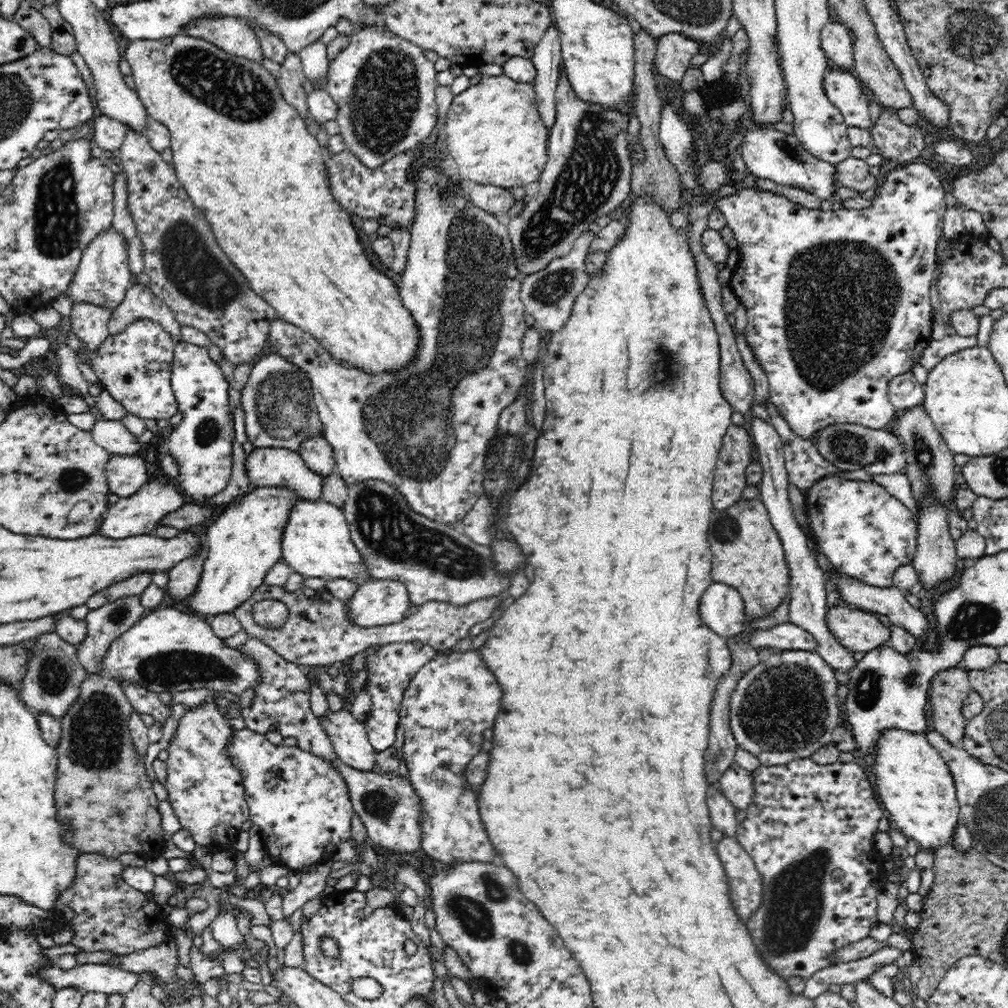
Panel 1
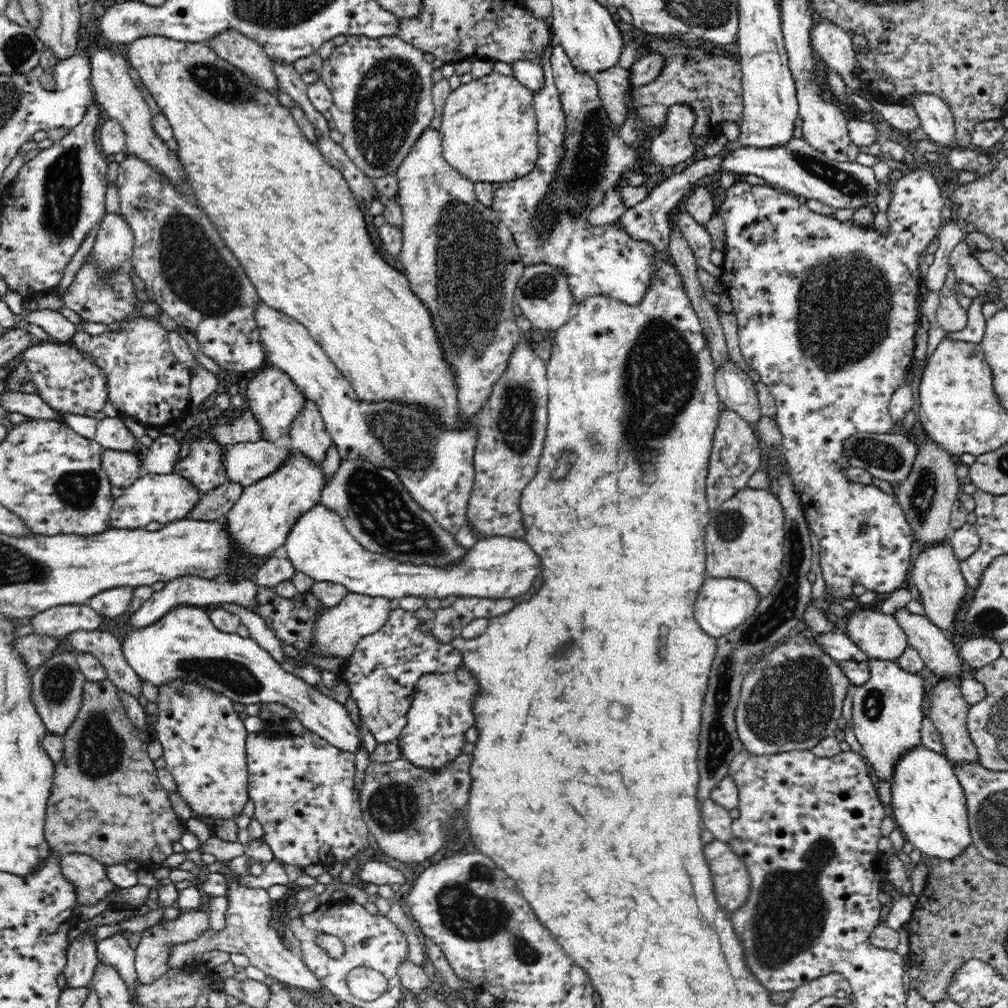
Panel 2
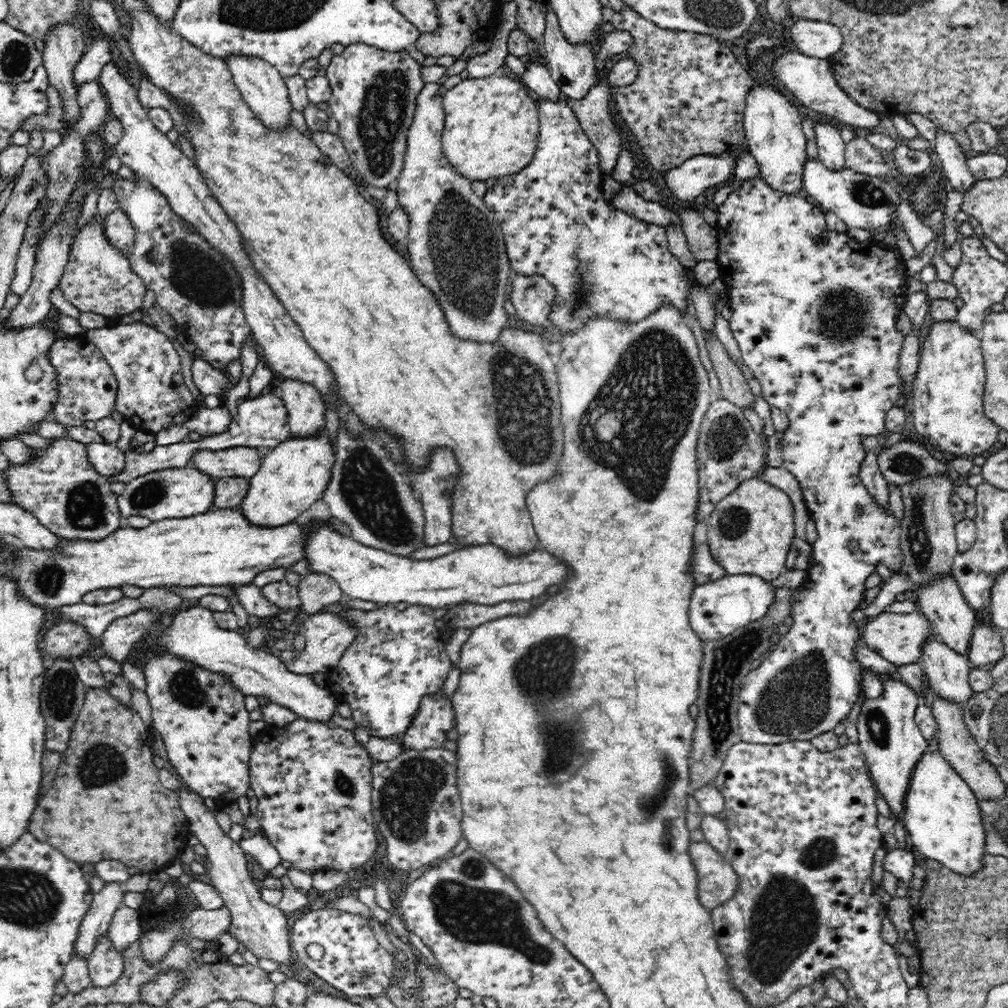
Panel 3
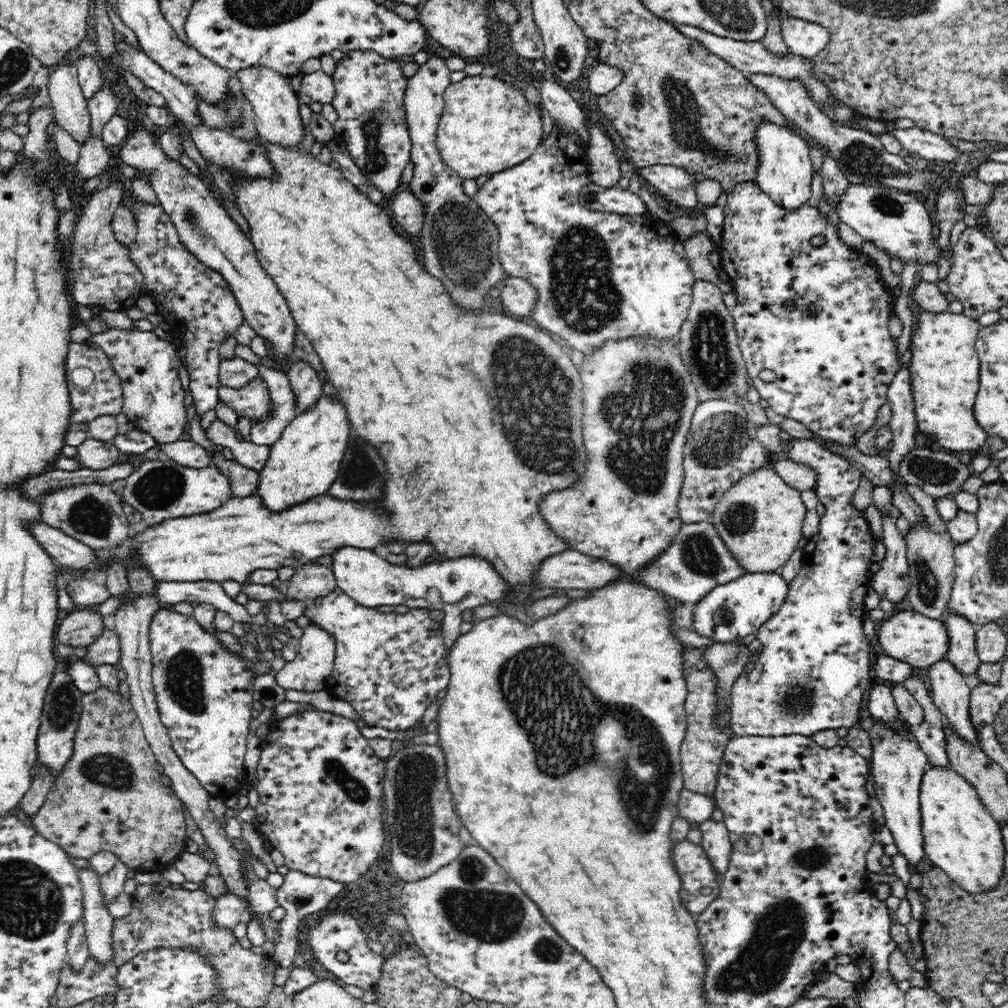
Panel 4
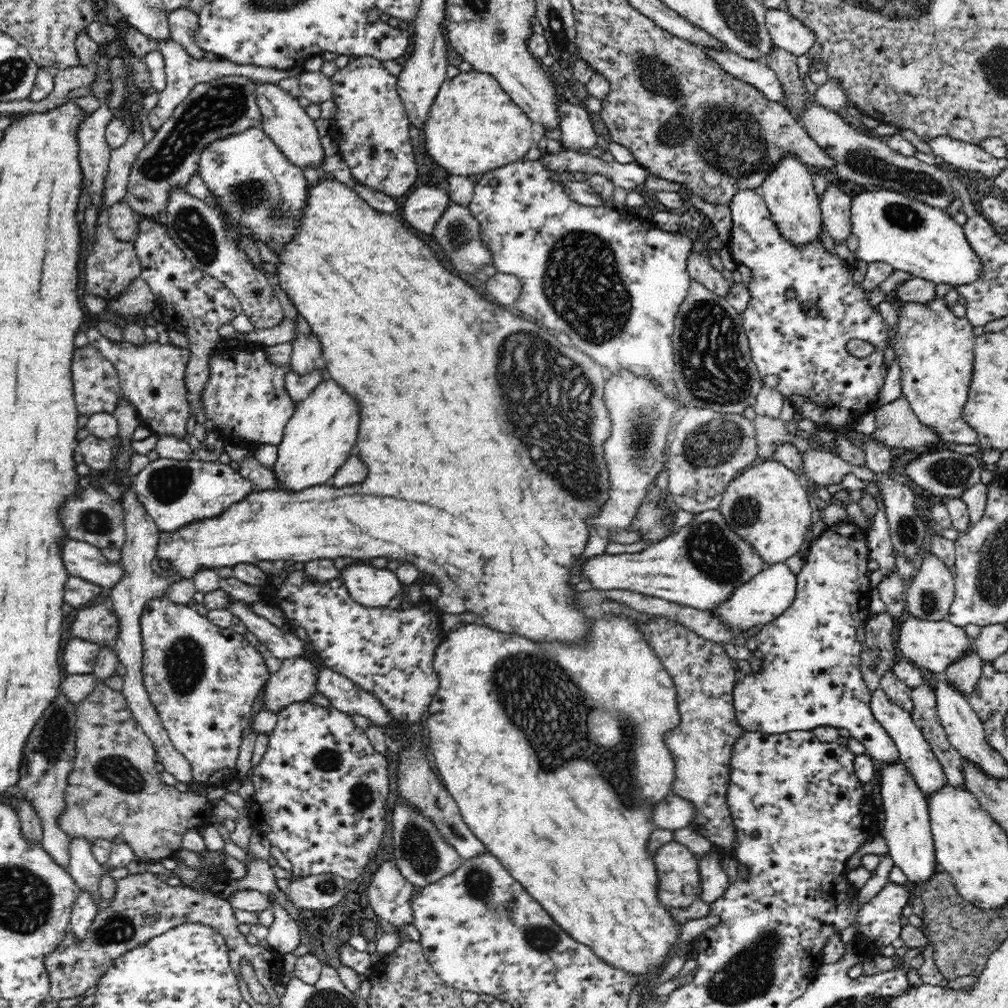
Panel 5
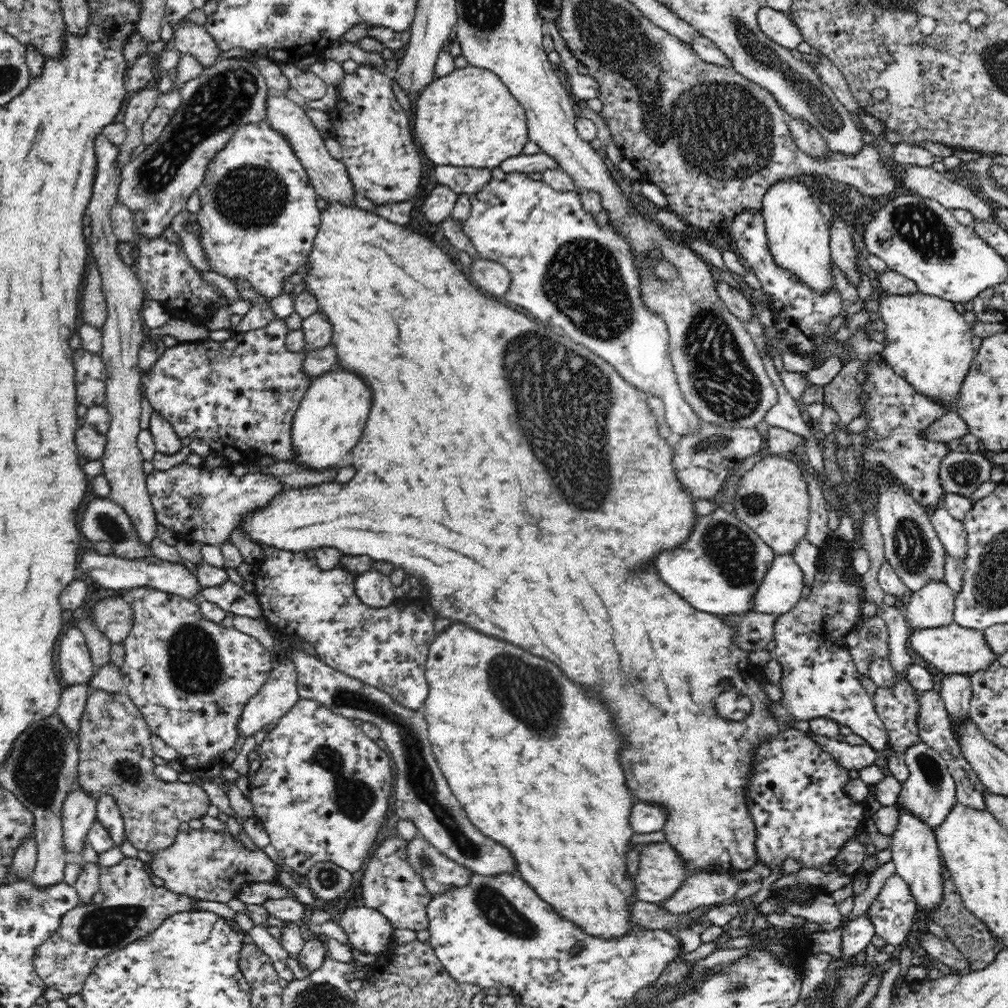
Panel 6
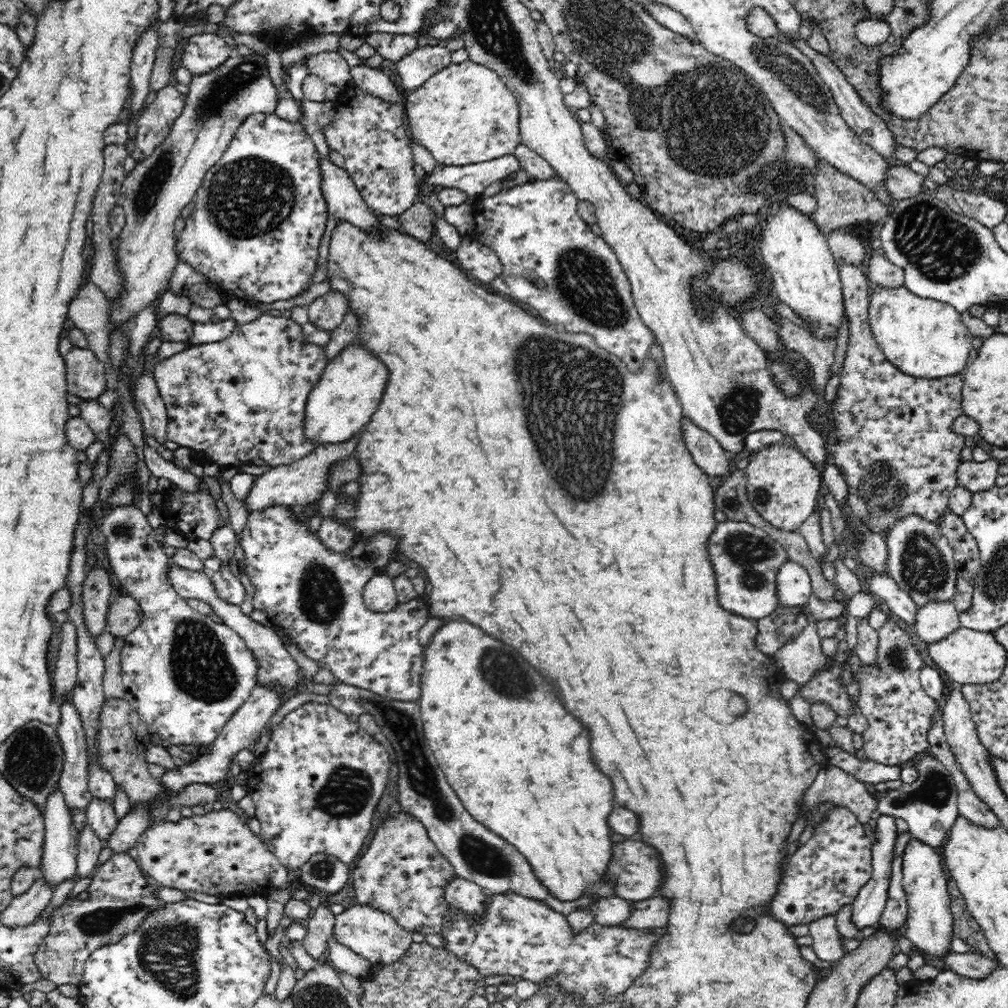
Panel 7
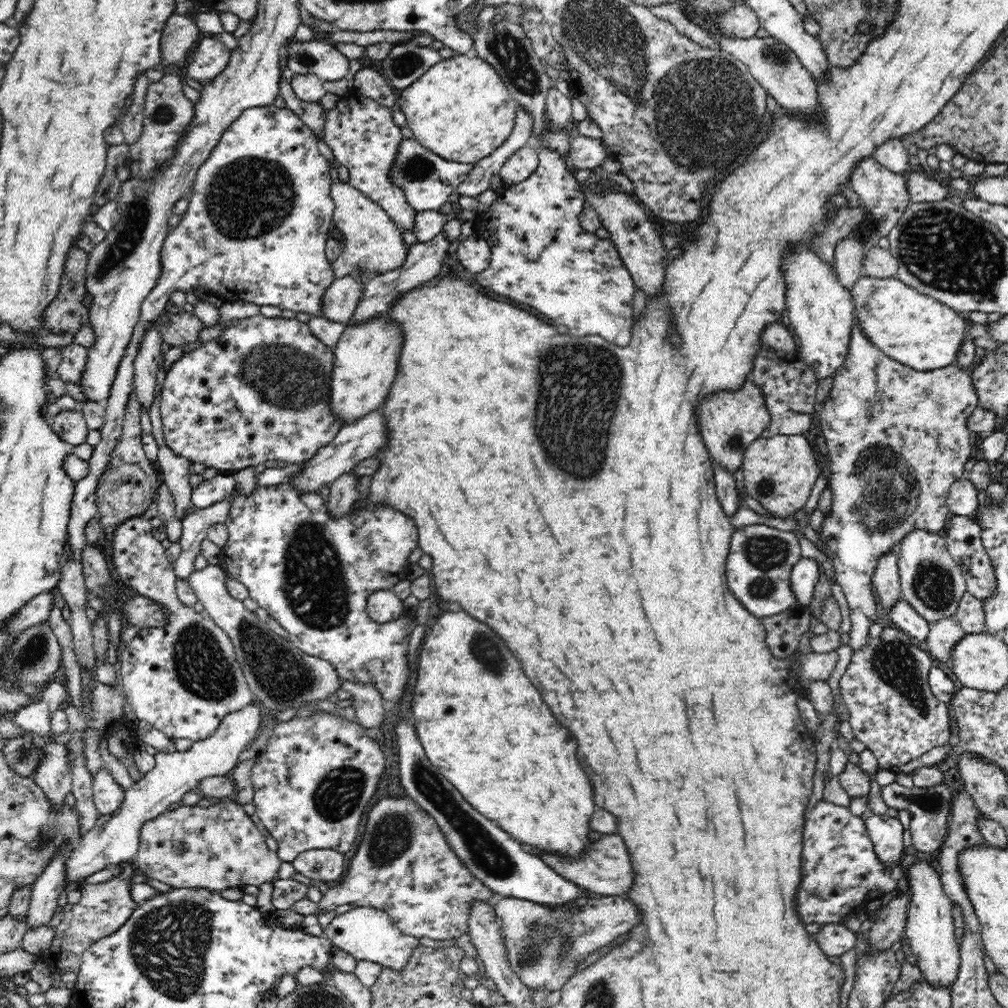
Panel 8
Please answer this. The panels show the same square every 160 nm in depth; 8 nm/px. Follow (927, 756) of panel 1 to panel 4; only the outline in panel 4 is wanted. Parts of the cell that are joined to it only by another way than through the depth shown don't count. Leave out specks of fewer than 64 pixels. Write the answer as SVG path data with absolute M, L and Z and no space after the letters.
M929 766L922 776L920 792L922 847L936 867L940 867L966 893L986 892L1003 875L1004 843L1000 827L982 804L977 790L952 767Z

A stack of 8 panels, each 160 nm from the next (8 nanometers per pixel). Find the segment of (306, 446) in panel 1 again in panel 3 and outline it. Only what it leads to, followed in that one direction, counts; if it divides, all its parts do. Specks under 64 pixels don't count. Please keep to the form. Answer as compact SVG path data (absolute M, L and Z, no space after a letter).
M285 379L278 388L278 397L283 400L290 427L290 438L308 440L323 432L326 405L320 391L312 384Z

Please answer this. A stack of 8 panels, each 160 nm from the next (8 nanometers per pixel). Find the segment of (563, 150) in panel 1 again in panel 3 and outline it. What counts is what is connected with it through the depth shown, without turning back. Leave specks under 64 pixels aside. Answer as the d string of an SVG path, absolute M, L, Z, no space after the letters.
M551 8L547 12L546 30L543 38L547 60L545 67L549 70L552 80L560 89L561 95L574 101L584 99L584 96L588 95L588 92L596 83L596 72L594 71L596 52L588 45L568 43L560 29L556 14Z

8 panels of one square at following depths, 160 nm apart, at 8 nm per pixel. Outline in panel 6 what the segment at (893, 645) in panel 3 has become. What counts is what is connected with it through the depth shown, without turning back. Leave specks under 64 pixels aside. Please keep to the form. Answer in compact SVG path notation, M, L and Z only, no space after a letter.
M954 622L940 628L911 628L908 648L915 658L927 660L944 675L960 672L973 675L978 670L988 668L992 660L997 660L997 656L986 644L983 631L964 628Z

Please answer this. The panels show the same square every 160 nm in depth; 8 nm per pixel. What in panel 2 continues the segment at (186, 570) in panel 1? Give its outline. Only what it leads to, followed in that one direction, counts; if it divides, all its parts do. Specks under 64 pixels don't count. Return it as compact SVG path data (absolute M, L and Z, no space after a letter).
M192 575L180 576L164 584L161 591L153 592L152 596L142 606L131 614L130 624L132 624L133 628L144 628L148 624L154 624L164 614L168 614L170 610L183 604L204 607L209 604L232 603L245 606L245 608L252 608L256 604L256 591L257 587L253 580L244 580L244 582L238 582L235 587L232 587L223 586L214 579L209 580Z

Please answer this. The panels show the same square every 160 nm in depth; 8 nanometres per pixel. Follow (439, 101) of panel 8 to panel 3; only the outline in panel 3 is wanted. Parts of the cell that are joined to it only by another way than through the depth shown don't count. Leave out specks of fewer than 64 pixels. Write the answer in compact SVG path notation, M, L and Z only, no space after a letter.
M504 73L486 78L464 79L444 94L443 109L445 118L441 136L443 153L462 176L472 181L494 182L520 172L532 162L539 135L540 119L536 102L520 81Z

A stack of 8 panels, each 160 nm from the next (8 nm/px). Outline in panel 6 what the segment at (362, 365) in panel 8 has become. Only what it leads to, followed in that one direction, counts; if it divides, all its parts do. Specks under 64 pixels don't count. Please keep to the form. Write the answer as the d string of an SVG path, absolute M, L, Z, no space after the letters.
M334 368L314 379L292 418L293 464L313 472L336 468L360 441L370 406L372 392L354 373Z

